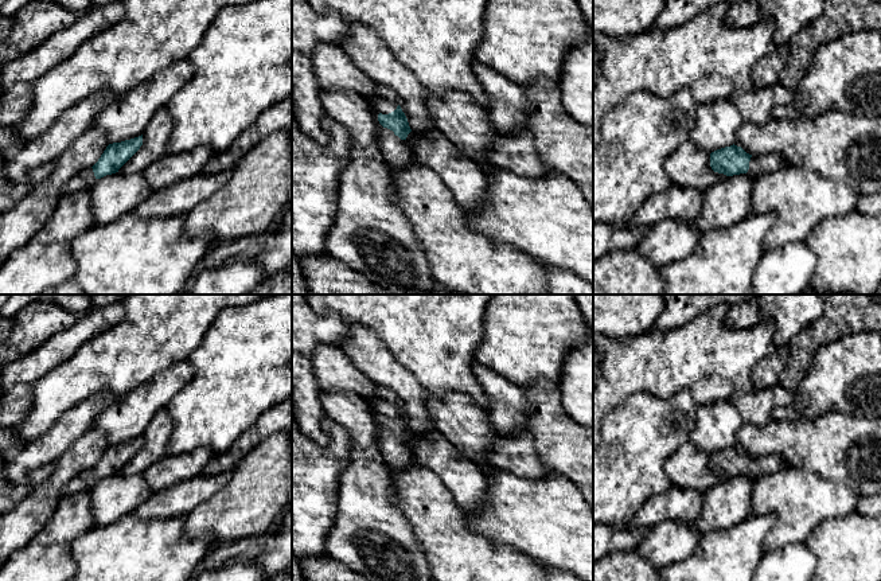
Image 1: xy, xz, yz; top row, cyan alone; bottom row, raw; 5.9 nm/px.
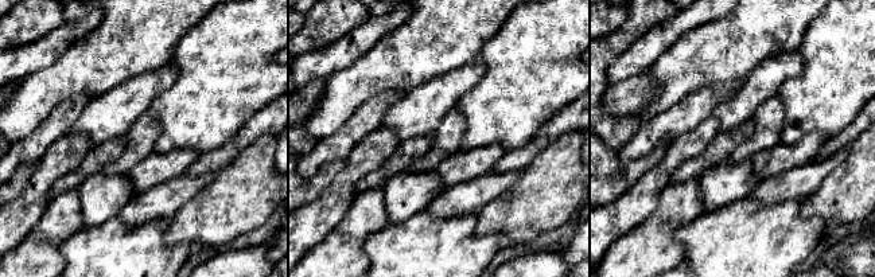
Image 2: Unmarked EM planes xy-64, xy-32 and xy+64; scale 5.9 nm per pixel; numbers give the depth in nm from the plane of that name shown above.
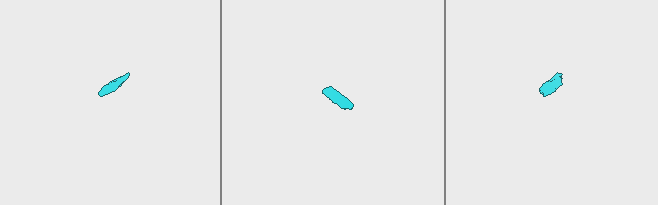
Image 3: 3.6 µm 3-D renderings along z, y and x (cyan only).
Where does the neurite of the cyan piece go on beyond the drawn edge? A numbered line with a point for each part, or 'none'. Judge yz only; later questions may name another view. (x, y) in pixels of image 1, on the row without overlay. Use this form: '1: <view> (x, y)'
1: yz (760, 466)

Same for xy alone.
1: xy (84, 482)

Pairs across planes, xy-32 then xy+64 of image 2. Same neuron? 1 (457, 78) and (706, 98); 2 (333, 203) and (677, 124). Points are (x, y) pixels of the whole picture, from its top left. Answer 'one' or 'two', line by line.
1: two
2: two

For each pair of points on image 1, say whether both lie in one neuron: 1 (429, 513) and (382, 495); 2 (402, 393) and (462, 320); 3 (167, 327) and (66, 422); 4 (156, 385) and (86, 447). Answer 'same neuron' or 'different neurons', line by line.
1: different neurons
2: different neurons
3: different neurons
4: different neurons

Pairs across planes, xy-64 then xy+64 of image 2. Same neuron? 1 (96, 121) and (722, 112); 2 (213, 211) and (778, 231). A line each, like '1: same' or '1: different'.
1: same
2: different

